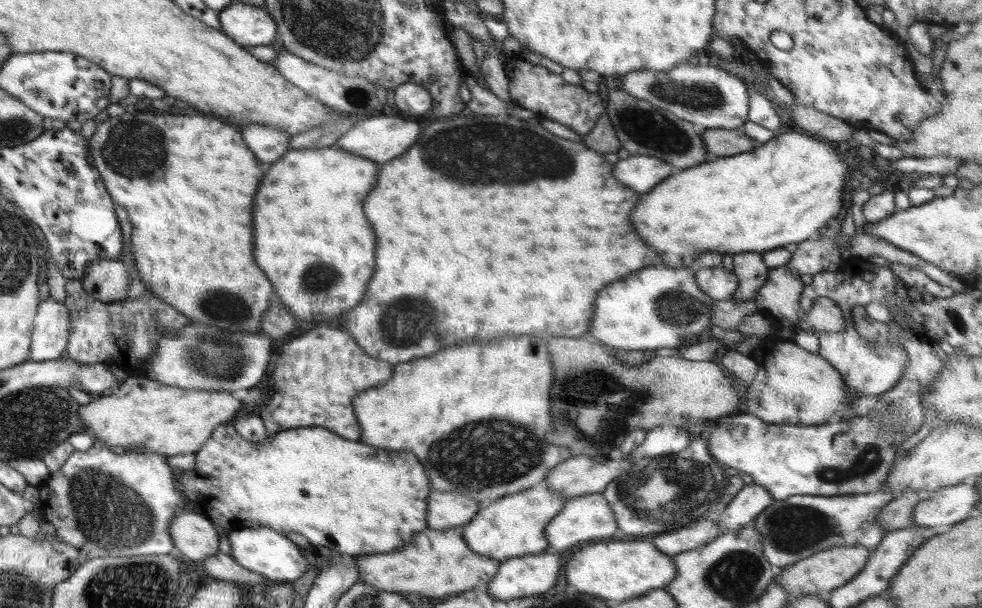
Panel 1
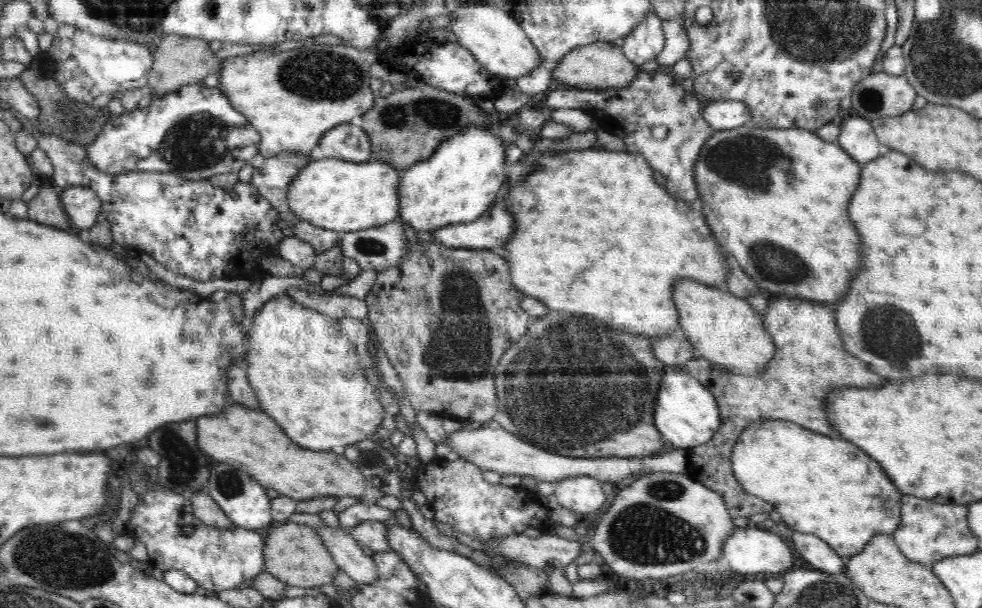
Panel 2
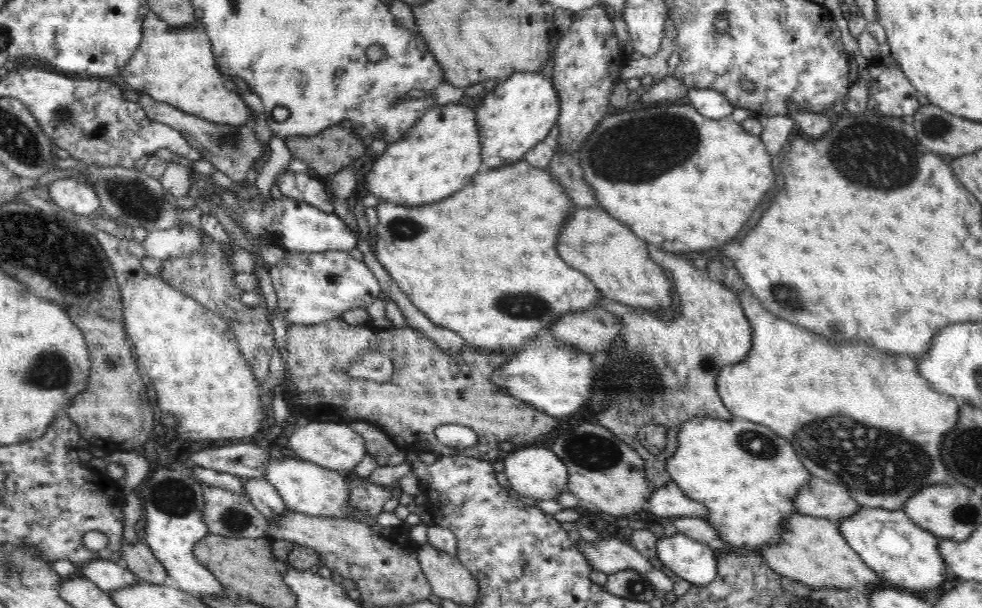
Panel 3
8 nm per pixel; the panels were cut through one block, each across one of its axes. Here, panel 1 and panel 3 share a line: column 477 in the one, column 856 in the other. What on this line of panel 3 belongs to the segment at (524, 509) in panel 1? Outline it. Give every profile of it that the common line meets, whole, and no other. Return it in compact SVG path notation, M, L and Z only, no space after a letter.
M861 507L848 520L838 522L838 529L862 561L883 580L904 590L924 592L944 584L949 569L938 546L940 538L918 526L904 510Z

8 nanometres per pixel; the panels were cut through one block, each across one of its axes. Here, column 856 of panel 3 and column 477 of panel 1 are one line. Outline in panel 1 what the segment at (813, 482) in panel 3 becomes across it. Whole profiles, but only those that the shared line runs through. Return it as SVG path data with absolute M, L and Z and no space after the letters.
M434 491L427 498L427 528L448 530L470 522L482 508L479 502L459 492Z

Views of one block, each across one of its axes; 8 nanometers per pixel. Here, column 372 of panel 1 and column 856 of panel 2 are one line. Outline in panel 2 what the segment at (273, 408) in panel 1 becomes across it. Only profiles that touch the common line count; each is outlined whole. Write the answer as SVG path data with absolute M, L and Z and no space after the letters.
M770 299L768 308L761 312L764 328L769 332L776 346L776 354L767 362L766 370L754 376L738 375L736 372L730 372L726 366L713 363L711 360L694 357L685 362L686 372L690 376L696 377L710 392L715 396L720 411L720 426L712 435L707 443L700 444L699 447L687 449L687 467L684 474L692 480L703 484L706 488L718 492L724 499L728 514L731 518L740 518L740 516L749 517L752 514L761 512L770 512L773 505L757 496L748 494L735 479L731 467L731 454L736 441L748 424L762 419L786 420L799 424L808 430L820 433L826 436L834 436L835 426L827 421L827 412L825 412L825 400L829 394L836 389L841 388L870 388L884 384L887 378L872 372L872 369L861 360L858 360L848 350L844 349L842 339L839 335L835 312L833 307L827 304L816 302L801 302L786 299Z

